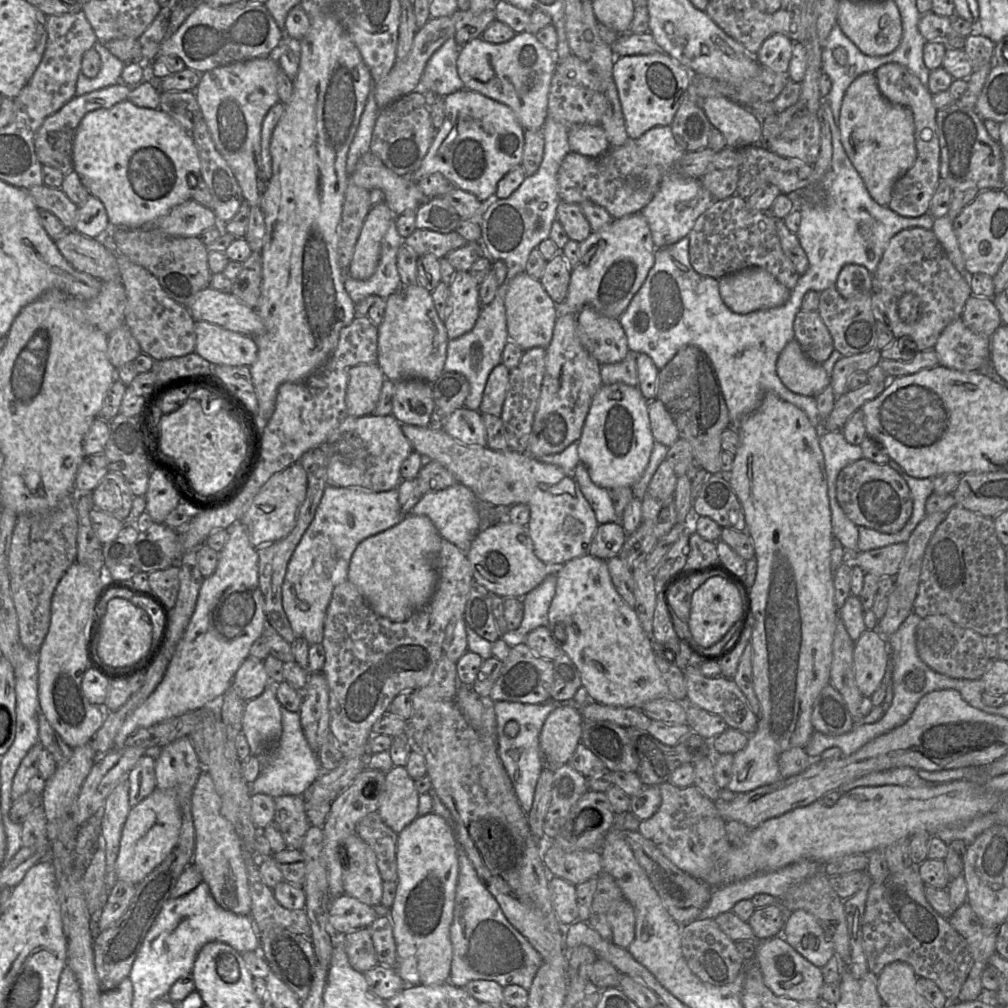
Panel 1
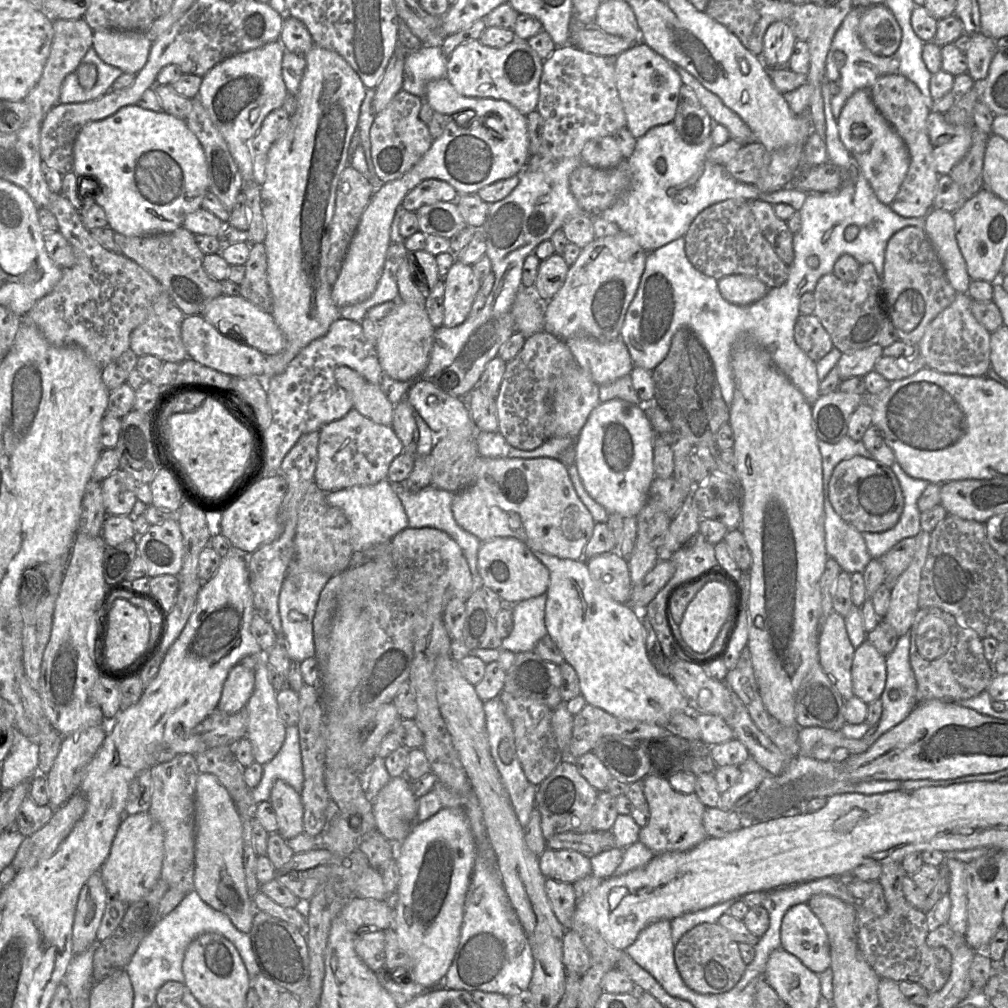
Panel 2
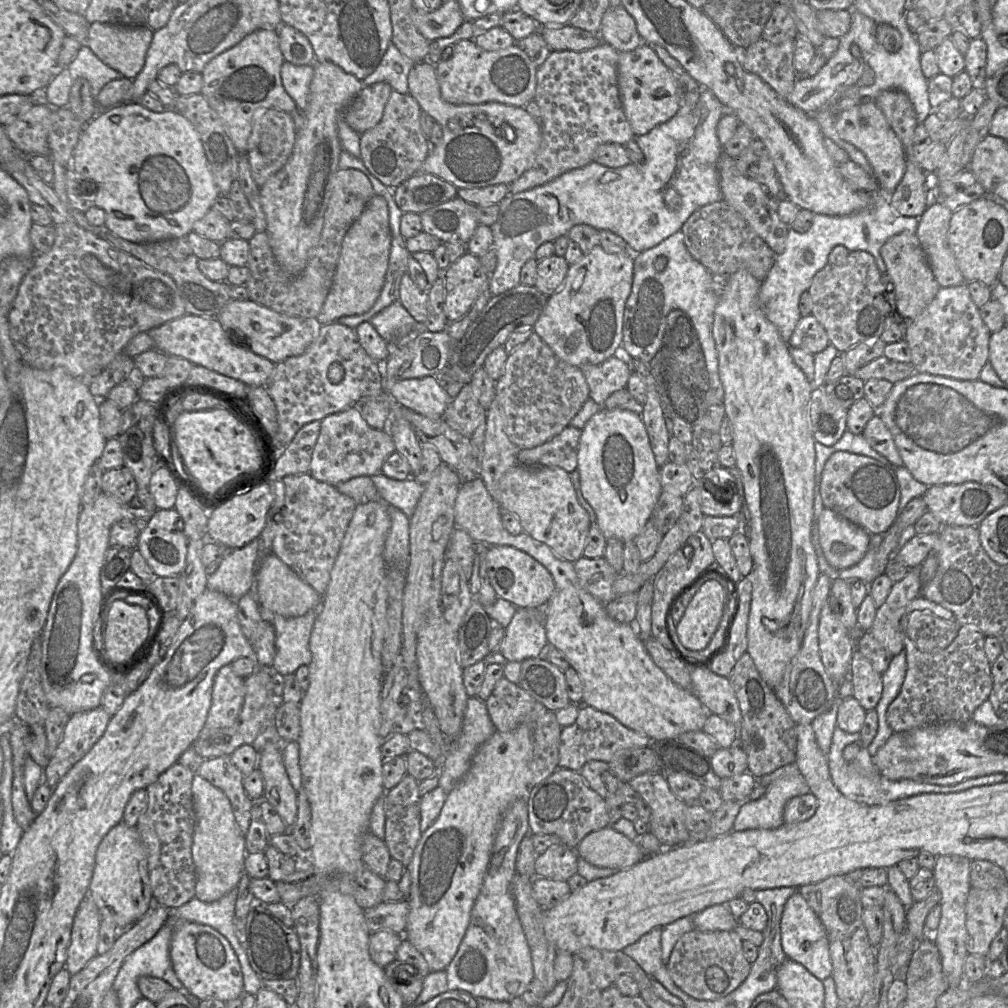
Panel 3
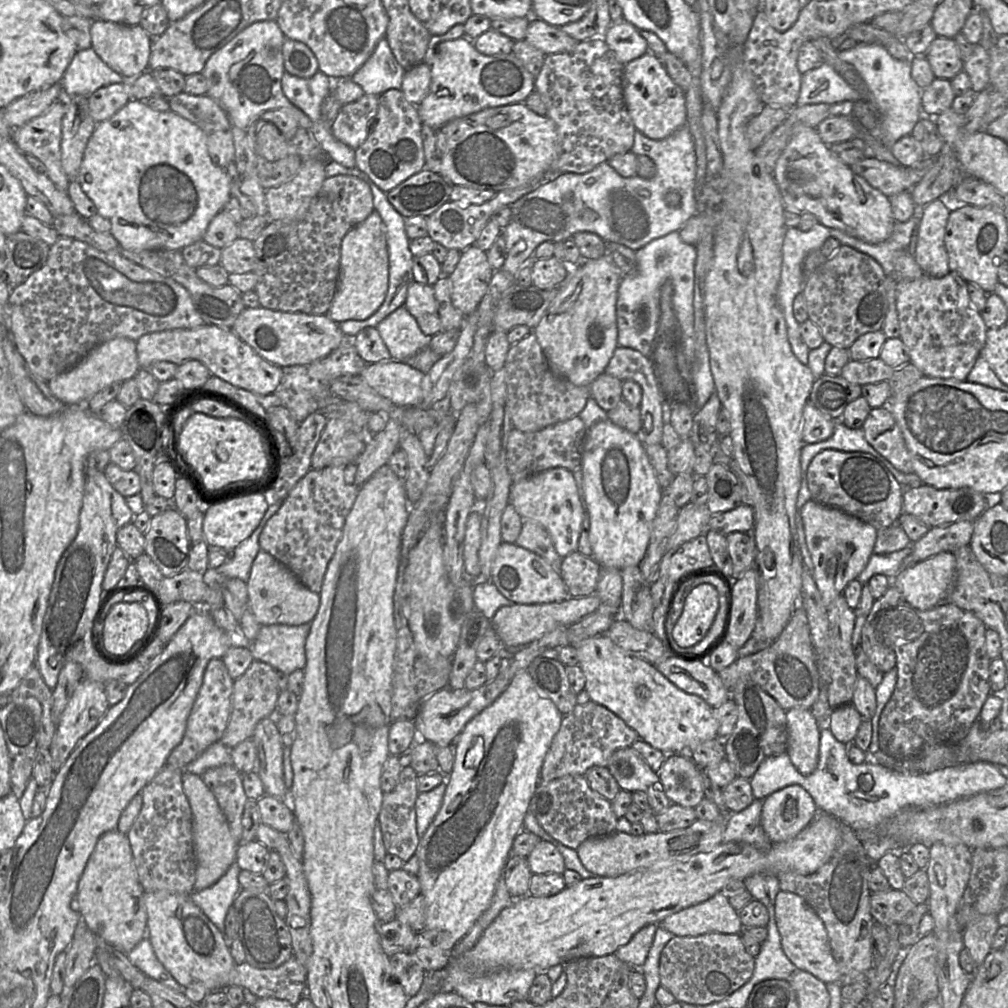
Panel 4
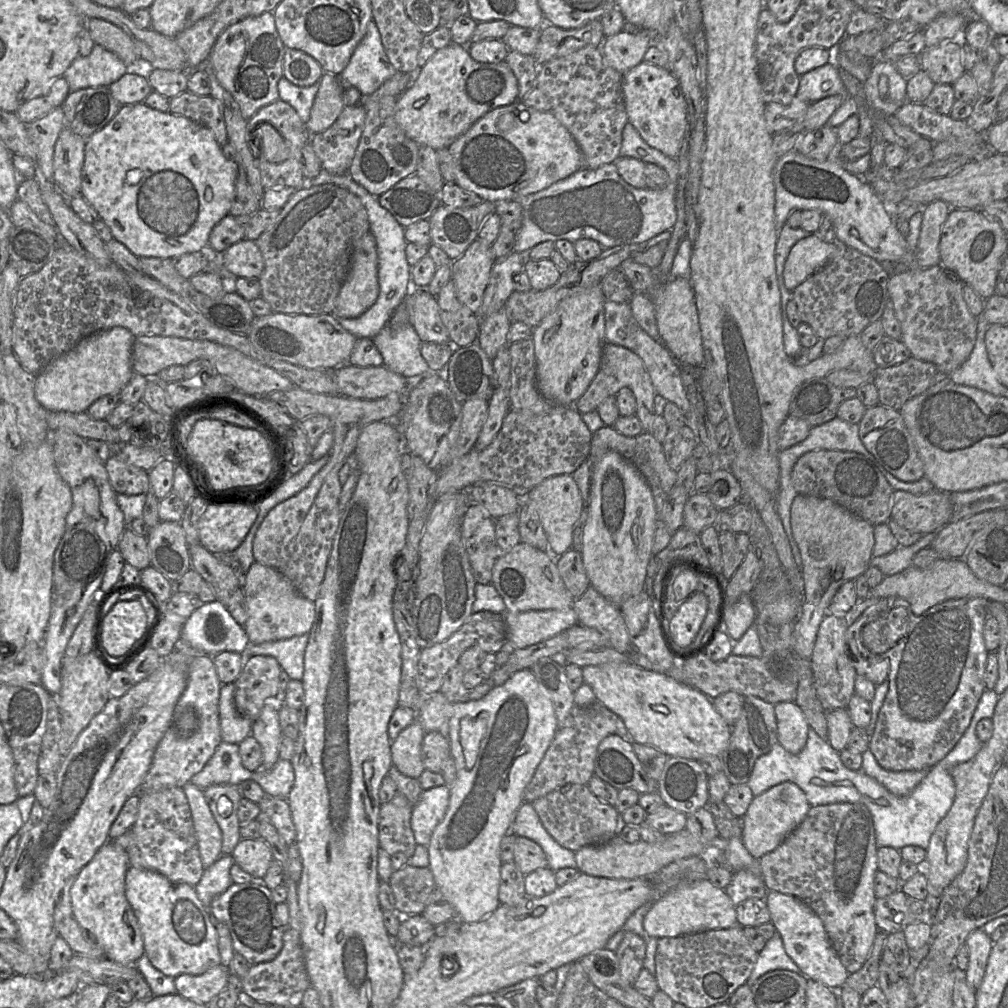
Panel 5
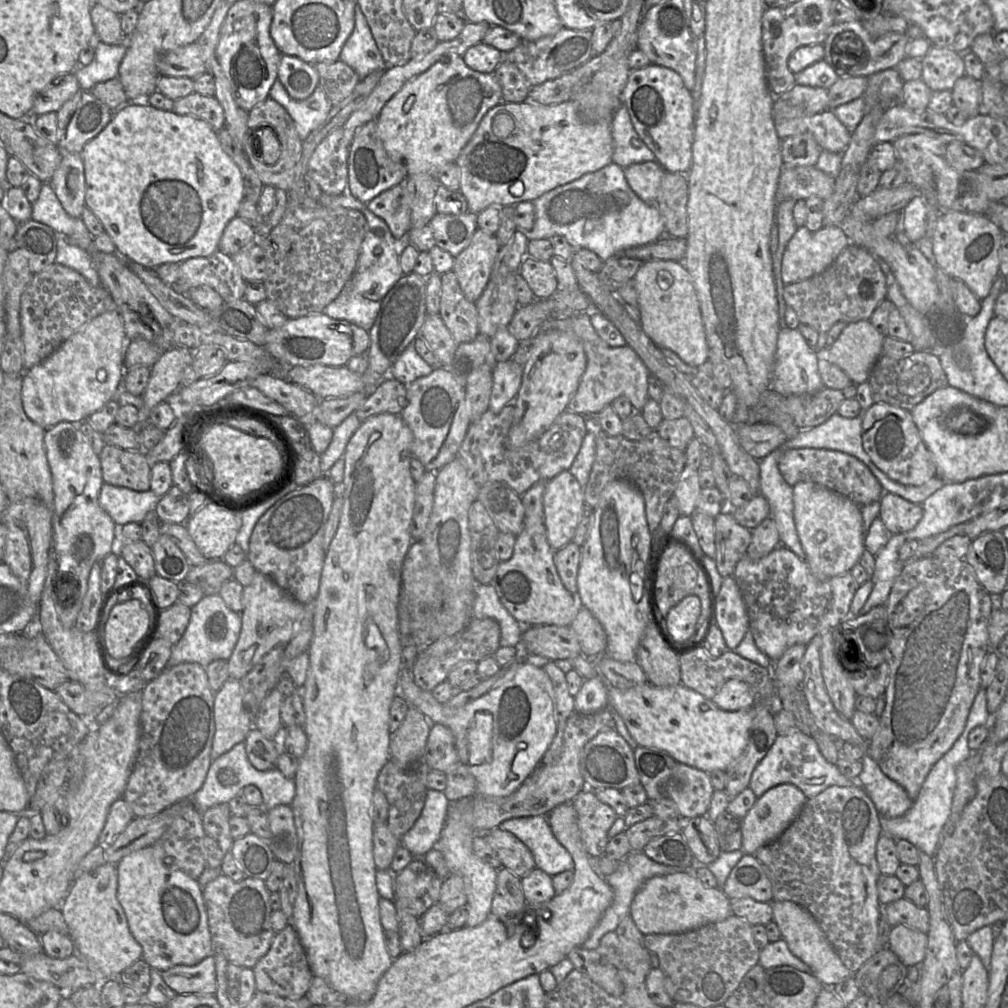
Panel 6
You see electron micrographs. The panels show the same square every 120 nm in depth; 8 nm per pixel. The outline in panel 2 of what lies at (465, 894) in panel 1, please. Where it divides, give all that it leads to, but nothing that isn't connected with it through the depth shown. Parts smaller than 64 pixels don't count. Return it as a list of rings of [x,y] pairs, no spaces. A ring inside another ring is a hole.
[[[477,853],[470,884],[464,902],[460,939],[452,963],[441,986],[469,993],[480,990],[495,992],[506,997],[529,990],[533,975],[534,959],[526,935],[511,907],[498,871],[492,869],[482,855]]]

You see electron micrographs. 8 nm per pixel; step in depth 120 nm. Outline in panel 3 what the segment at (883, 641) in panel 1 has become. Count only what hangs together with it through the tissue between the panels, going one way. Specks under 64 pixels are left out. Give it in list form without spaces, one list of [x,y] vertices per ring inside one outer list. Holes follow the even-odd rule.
[[[855,649],[850,662],[852,697],[859,702],[866,712],[875,709],[881,698],[882,675],[875,671],[870,661]]]

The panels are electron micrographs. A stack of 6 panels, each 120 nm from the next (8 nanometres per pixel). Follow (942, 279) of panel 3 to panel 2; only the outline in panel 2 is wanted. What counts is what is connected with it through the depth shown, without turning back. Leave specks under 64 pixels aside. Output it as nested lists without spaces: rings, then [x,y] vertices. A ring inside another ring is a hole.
[[[932,208],[924,220],[924,232],[939,257],[949,283],[957,293],[968,294],[972,280],[955,238],[953,213]]]

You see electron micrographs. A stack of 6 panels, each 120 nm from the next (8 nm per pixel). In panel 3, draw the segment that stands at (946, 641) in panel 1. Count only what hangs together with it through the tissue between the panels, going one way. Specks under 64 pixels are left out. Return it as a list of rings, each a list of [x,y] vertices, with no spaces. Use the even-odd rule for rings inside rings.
[[[919,595],[906,607],[900,620],[906,653],[906,674],[898,696],[887,708],[886,719],[893,732],[903,732],[949,721],[972,719],[974,711],[987,700],[994,688],[991,663],[984,651],[984,634],[974,625],[960,624],[957,636],[944,649],[921,652],[906,635],[907,623],[913,611],[930,611],[934,615],[958,622],[947,608]]]

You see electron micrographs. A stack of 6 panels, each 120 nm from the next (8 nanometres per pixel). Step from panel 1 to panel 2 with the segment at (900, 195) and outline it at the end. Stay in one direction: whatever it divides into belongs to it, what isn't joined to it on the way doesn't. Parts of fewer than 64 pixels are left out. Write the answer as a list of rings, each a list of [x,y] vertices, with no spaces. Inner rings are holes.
[[[888,74],[879,77],[870,88],[870,93],[875,106],[900,135],[909,153],[907,174],[890,207],[903,217],[925,217],[933,208],[939,177],[927,132],[927,117],[931,110],[916,84],[903,75]]]

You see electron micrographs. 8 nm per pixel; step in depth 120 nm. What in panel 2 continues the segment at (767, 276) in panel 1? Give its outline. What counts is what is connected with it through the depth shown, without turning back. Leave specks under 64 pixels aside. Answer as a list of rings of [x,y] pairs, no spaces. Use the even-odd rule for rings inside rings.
[[[728,275],[717,280],[721,296],[731,304],[751,305],[767,295],[770,288],[762,281],[748,275]]]

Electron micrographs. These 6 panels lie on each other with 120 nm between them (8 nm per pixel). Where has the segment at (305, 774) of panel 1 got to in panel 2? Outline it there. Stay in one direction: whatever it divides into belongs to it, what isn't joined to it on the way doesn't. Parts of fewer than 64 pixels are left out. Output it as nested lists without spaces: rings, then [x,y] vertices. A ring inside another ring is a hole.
[[[297,725],[286,726],[285,739],[279,752],[263,765],[262,778],[251,790],[255,805],[269,800],[271,788],[278,779],[288,783],[298,793],[303,788],[303,766]]]

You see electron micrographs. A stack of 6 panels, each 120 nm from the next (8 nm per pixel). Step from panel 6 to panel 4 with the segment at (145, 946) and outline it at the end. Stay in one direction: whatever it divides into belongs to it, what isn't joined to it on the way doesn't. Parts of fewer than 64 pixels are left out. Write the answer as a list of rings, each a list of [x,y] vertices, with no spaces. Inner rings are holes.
[[[167,891],[145,892],[147,932],[155,956],[176,982],[187,987],[201,983],[209,992],[226,990],[229,974],[236,965],[229,943],[217,927],[191,900],[190,895]]]

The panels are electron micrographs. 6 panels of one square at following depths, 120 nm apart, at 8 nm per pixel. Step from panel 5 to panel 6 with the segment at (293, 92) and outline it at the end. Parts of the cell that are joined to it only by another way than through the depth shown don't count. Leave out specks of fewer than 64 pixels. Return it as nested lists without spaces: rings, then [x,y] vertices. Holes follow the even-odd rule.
[[[276,79],[269,91],[269,98],[287,110],[302,142],[326,119],[333,107],[320,84],[308,98],[295,100],[288,94],[283,84]]]

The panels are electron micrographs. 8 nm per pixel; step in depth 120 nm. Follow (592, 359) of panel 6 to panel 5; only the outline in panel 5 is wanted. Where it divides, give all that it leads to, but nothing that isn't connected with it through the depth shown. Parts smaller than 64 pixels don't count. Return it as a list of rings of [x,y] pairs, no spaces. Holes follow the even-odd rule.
[[[605,342],[602,348],[600,366],[597,374],[584,394],[575,401],[573,407],[581,414],[596,410],[598,406],[609,396],[616,396],[624,387],[630,388],[637,403],[636,416],[639,418],[644,432],[652,434],[655,414],[655,396],[657,395],[650,375],[642,359],[632,350],[622,346]]]

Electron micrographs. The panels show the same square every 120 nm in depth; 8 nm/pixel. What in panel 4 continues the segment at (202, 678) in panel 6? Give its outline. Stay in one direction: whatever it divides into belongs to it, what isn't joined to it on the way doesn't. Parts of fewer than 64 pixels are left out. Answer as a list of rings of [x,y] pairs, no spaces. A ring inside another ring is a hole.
[[[211,659],[207,664],[203,683],[189,714],[183,739],[167,758],[167,767],[184,770],[190,762],[222,738],[231,714],[233,686],[234,680],[230,677],[222,659]]]

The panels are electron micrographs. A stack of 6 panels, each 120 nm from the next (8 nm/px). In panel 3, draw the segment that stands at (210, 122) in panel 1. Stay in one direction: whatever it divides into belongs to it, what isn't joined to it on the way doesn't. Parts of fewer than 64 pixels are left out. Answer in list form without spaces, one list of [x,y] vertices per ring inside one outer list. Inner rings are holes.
[[[256,30],[234,47],[213,58],[202,71],[201,94],[222,120],[237,151],[246,153],[247,140],[257,111],[275,108],[288,113],[297,106],[283,87],[281,67],[284,57],[277,30]]]

